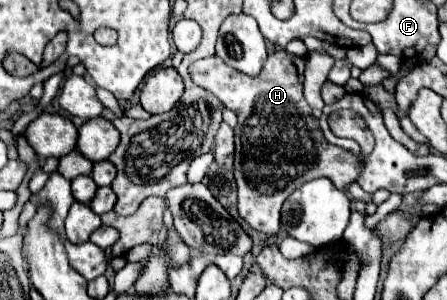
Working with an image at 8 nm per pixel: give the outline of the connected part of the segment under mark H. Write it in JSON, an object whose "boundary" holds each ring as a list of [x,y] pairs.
{"boundary":[[[285,49],[275,51],[267,57],[261,73],[257,77],[243,75],[223,61],[219,57],[205,57],[195,61],[189,67],[191,79],[207,89],[211,95],[221,99],[221,103],[231,109],[239,123],[235,127],[235,179],[237,179],[237,189],[239,189],[239,215],[257,231],[263,231],[267,235],[275,235],[281,225],[281,205],[283,201],[303,183],[317,179],[317,177],[327,177],[335,183],[337,189],[345,191],[359,173],[363,173],[363,157],[367,155],[355,155],[351,151],[345,151],[341,147],[329,145],[323,137],[323,131],[319,129],[317,119],[311,115],[311,109],[303,97],[303,67],[305,67],[305,57],[297,57],[287,53]]]}

